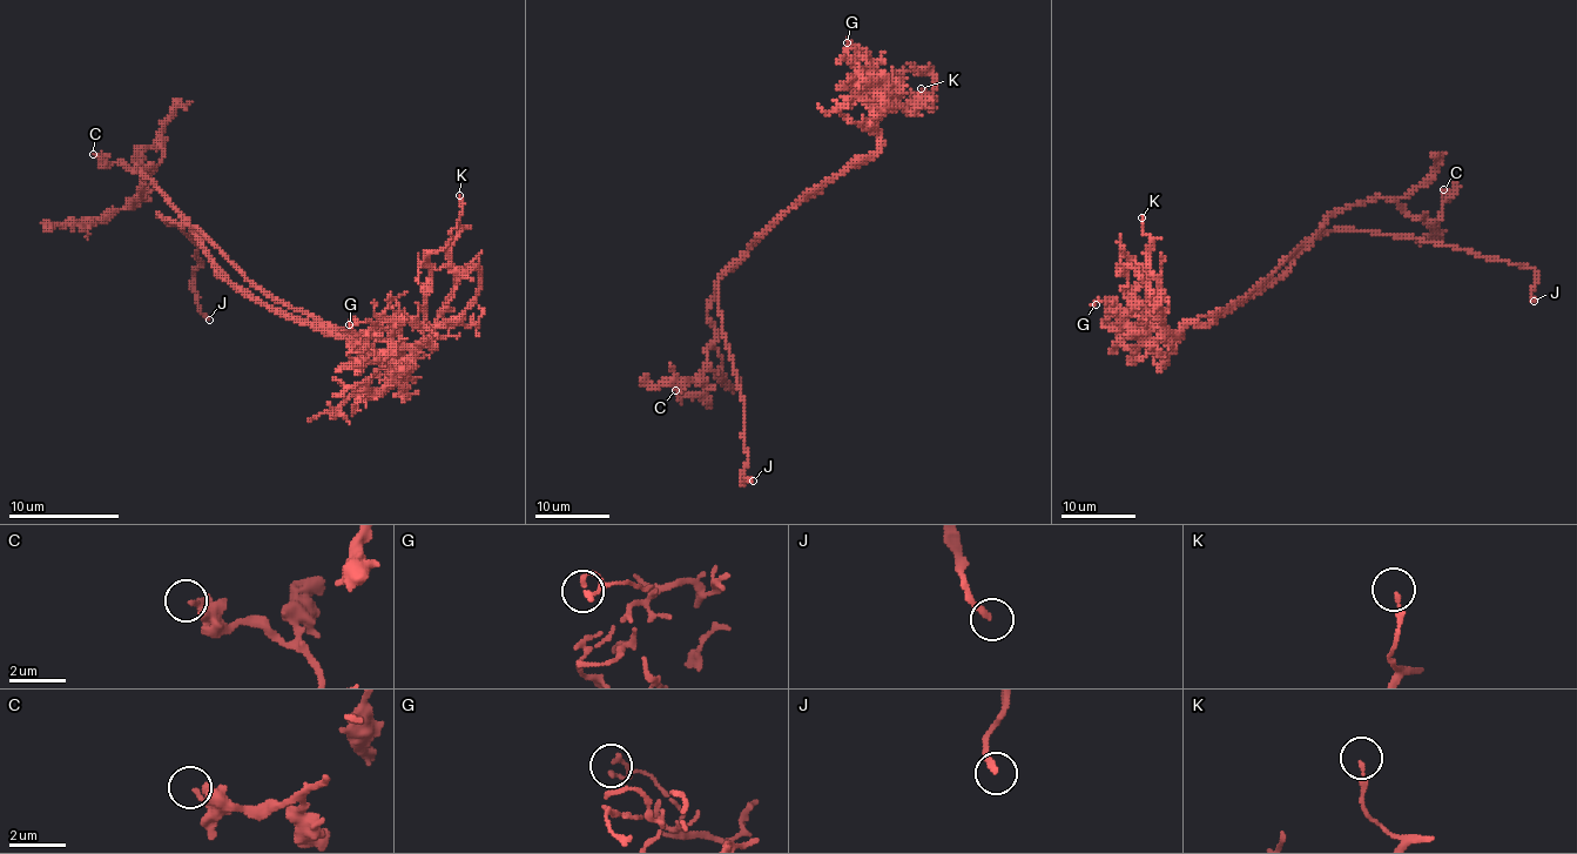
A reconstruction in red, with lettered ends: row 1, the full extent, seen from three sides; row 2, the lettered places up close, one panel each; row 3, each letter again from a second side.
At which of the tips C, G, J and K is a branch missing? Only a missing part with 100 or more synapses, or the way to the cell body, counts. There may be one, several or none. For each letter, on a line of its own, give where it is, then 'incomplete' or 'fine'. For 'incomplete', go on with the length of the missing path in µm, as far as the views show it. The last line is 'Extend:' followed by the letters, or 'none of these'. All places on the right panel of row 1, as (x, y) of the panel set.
C: place (1443, 189); fine
G: place (1096, 304); fine
J: place (1534, 301); incomplete; missing 7 µm
K: place (1141, 217); fine
Extend: J

